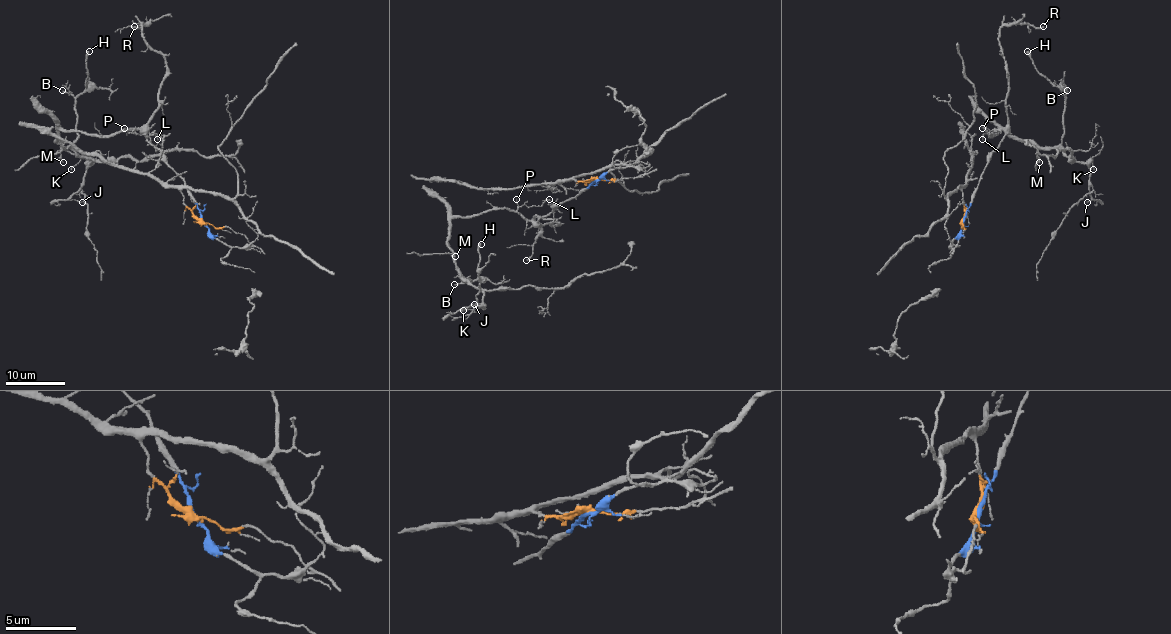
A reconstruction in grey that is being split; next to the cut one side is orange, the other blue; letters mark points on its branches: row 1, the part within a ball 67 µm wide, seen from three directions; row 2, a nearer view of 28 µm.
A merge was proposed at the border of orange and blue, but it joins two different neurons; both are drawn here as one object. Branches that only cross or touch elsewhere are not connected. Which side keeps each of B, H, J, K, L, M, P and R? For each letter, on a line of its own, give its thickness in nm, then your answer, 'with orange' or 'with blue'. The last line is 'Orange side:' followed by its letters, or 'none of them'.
B: 180 nm thick; with blue
H: 320 nm thick; with blue
J: 100 nm thick; with blue
K: 120 nm thick; with blue
L: 100 nm thick; with blue
M: 100 nm thick; with blue
P: 120 nm thick; with blue
R: 200 nm thick; with blue
Orange side: none of them

